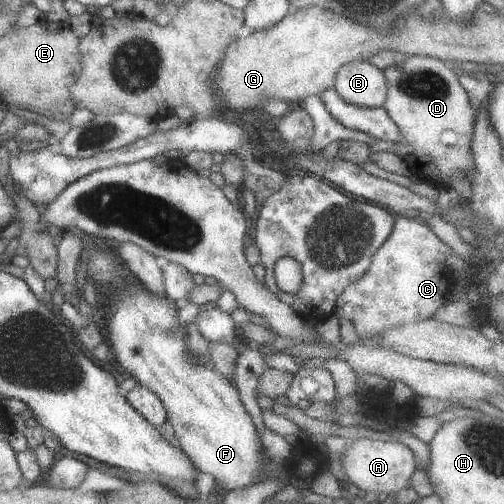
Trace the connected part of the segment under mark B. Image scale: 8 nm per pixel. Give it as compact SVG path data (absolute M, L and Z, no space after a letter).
M354 60L342 65L331 88L340 100L360 108L382 106L388 92L384 69L366 60Z

